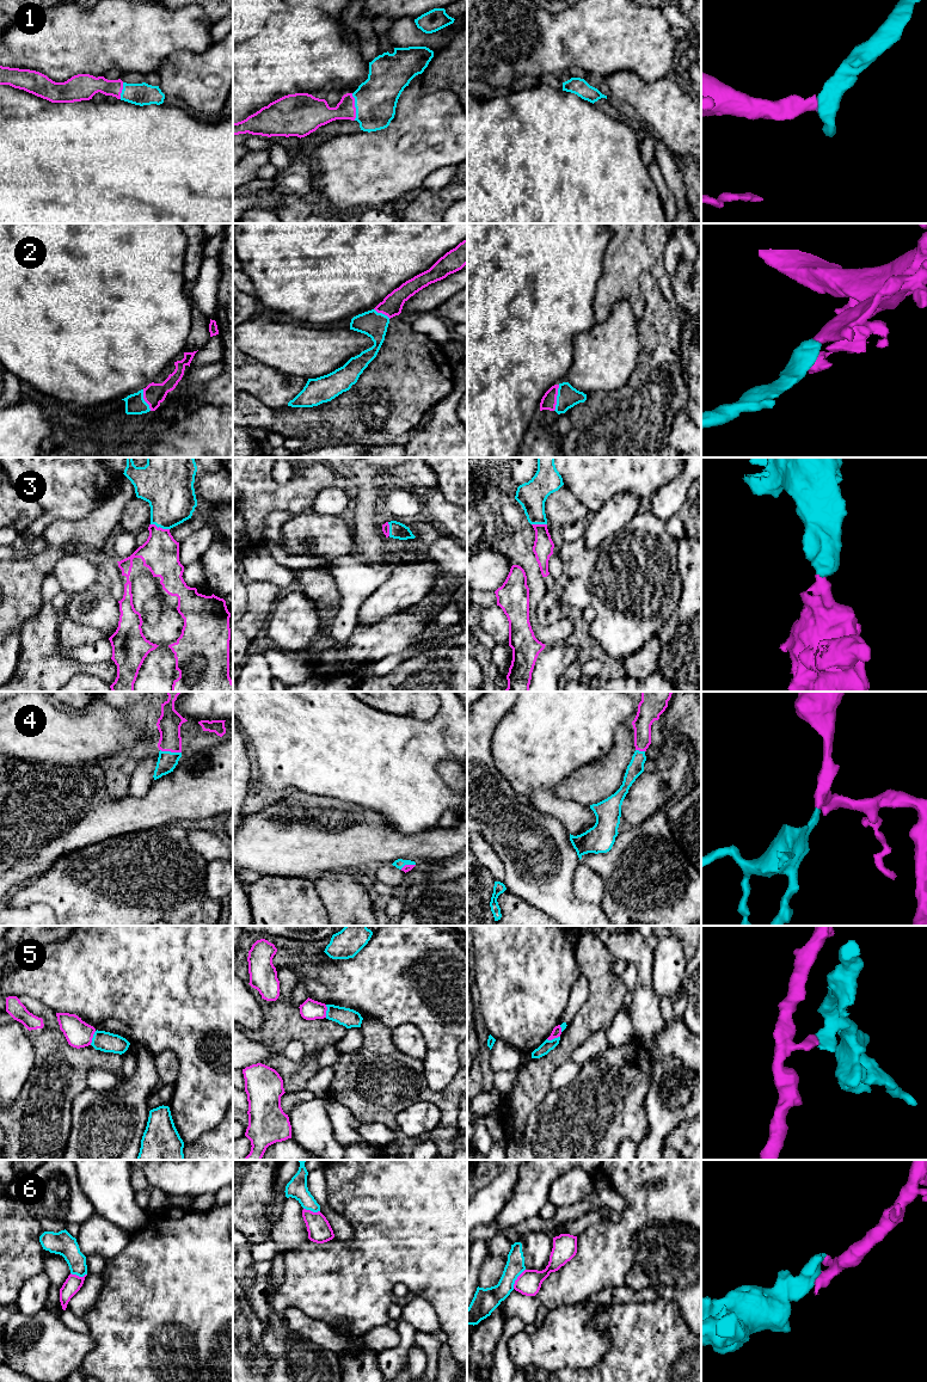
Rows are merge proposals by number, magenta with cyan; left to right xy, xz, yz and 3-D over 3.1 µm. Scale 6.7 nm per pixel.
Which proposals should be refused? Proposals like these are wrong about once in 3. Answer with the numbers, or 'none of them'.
5, 6

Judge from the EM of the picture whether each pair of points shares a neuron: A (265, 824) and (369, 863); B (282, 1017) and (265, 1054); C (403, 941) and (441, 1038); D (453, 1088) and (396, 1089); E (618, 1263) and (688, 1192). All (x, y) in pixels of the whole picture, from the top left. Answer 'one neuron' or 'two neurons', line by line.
A: one neuron
B: two neurons
C: one neuron
D: one neuron
E: one neuron

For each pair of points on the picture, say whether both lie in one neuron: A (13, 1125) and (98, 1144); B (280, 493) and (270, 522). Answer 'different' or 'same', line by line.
A: different
B: different

